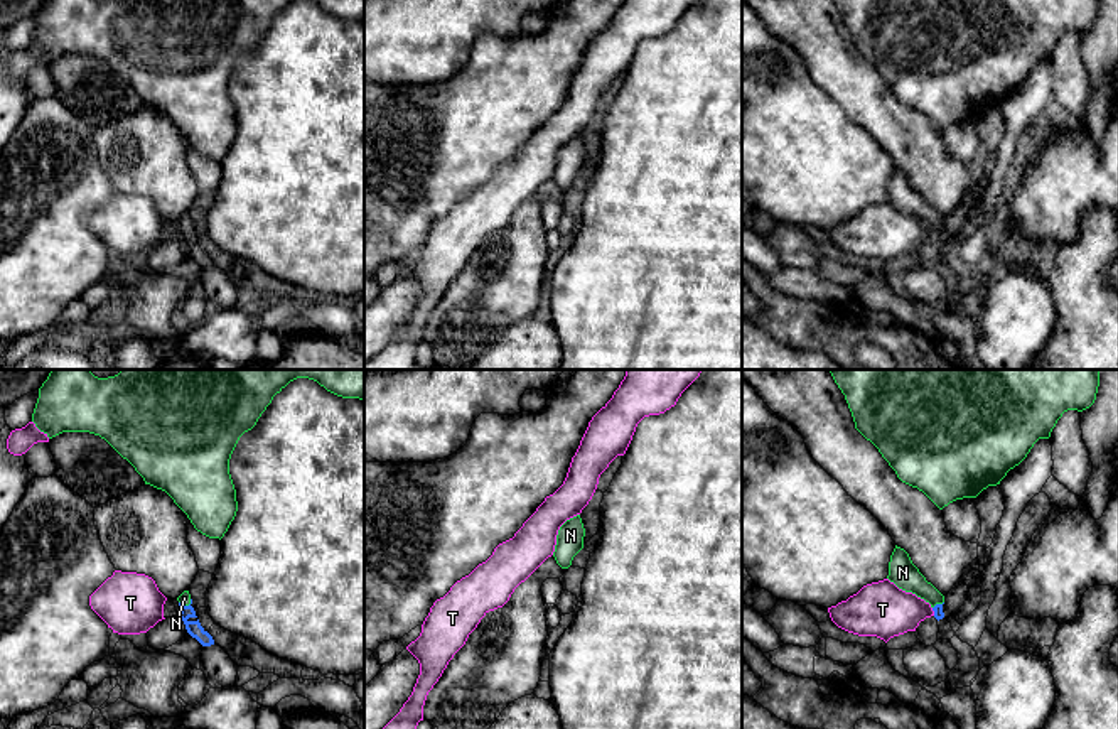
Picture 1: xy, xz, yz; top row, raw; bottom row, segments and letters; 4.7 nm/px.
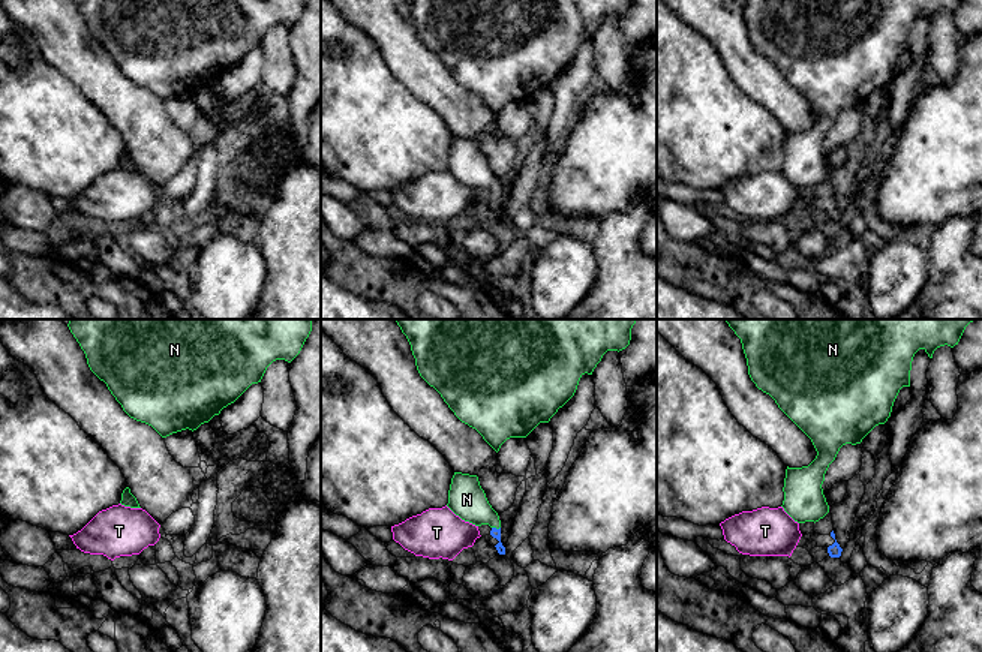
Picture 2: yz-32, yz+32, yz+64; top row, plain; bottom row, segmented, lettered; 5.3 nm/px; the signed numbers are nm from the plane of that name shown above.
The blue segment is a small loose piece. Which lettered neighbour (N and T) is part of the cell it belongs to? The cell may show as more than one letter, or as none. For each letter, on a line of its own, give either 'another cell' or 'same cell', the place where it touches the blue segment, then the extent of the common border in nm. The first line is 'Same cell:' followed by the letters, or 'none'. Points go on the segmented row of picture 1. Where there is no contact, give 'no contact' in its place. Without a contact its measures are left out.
Same cell: N
N: same cell | xy (186, 606) | 70 nm
T: another cell | yz (933, 610) | 40 nm

